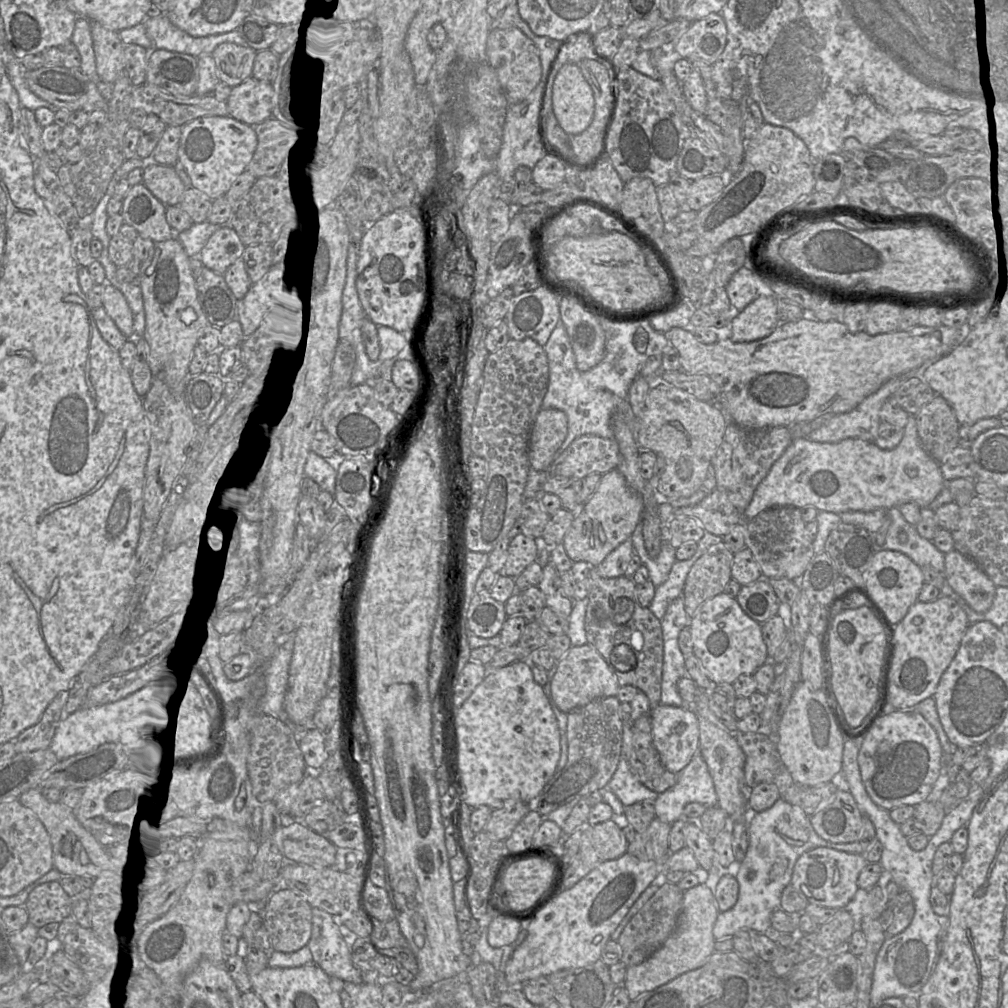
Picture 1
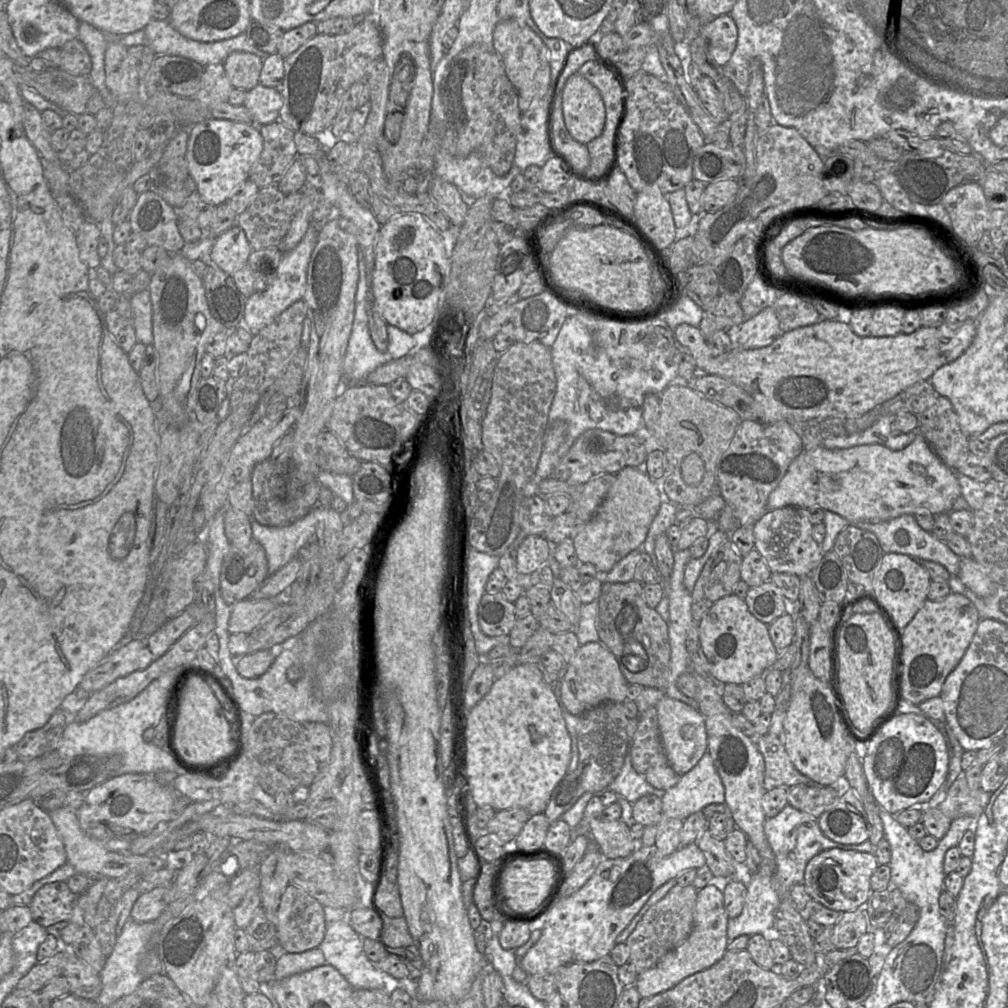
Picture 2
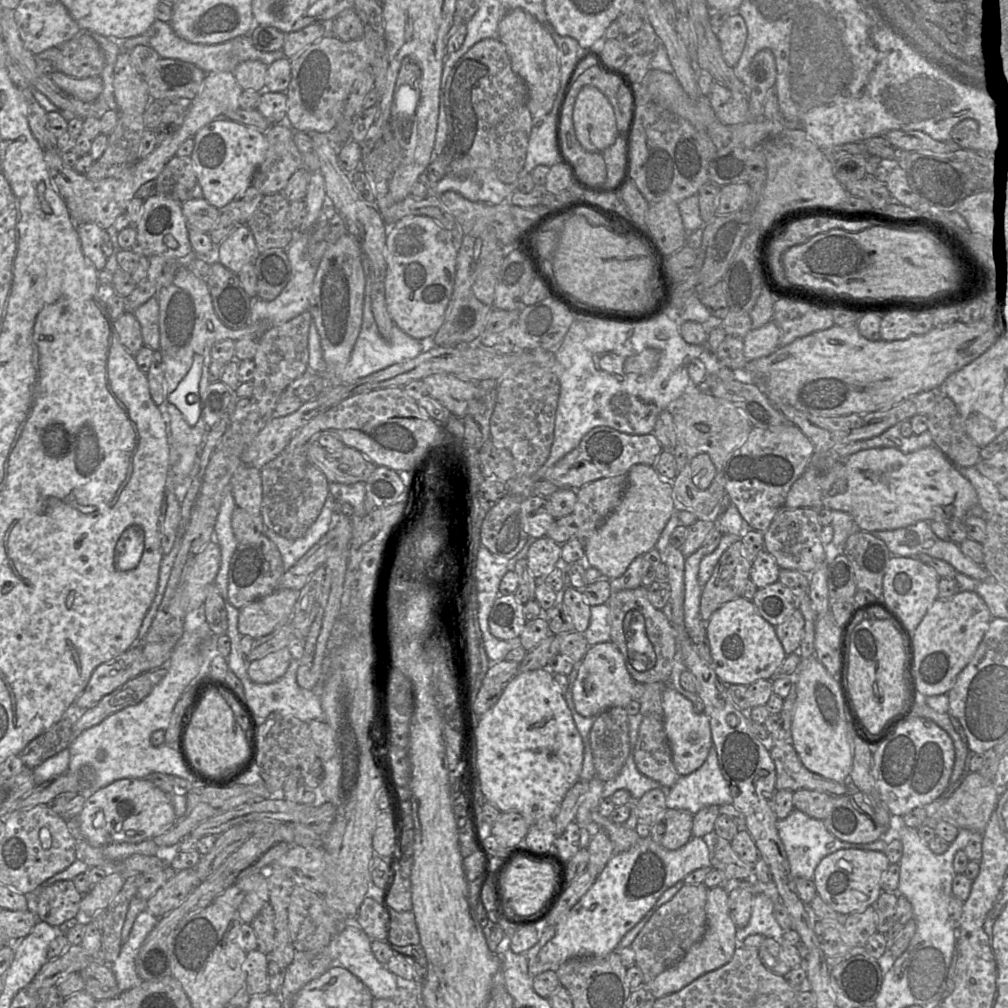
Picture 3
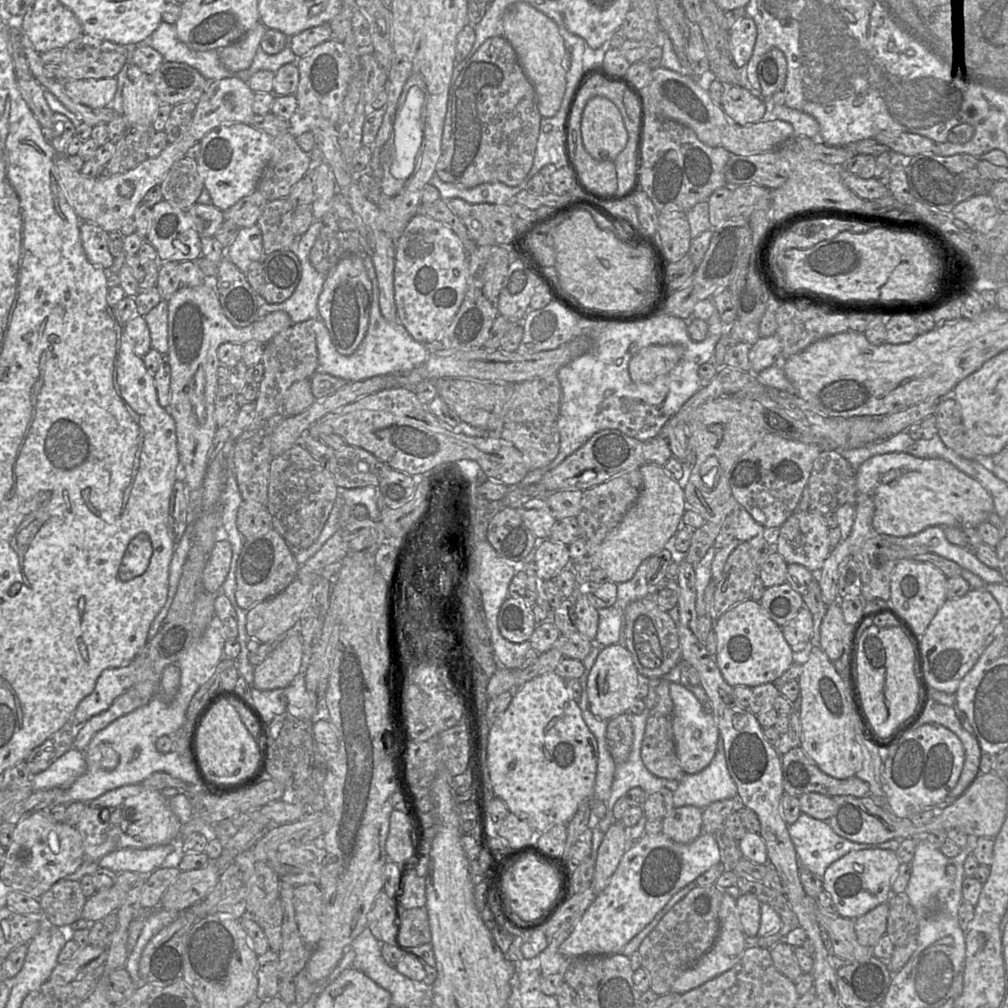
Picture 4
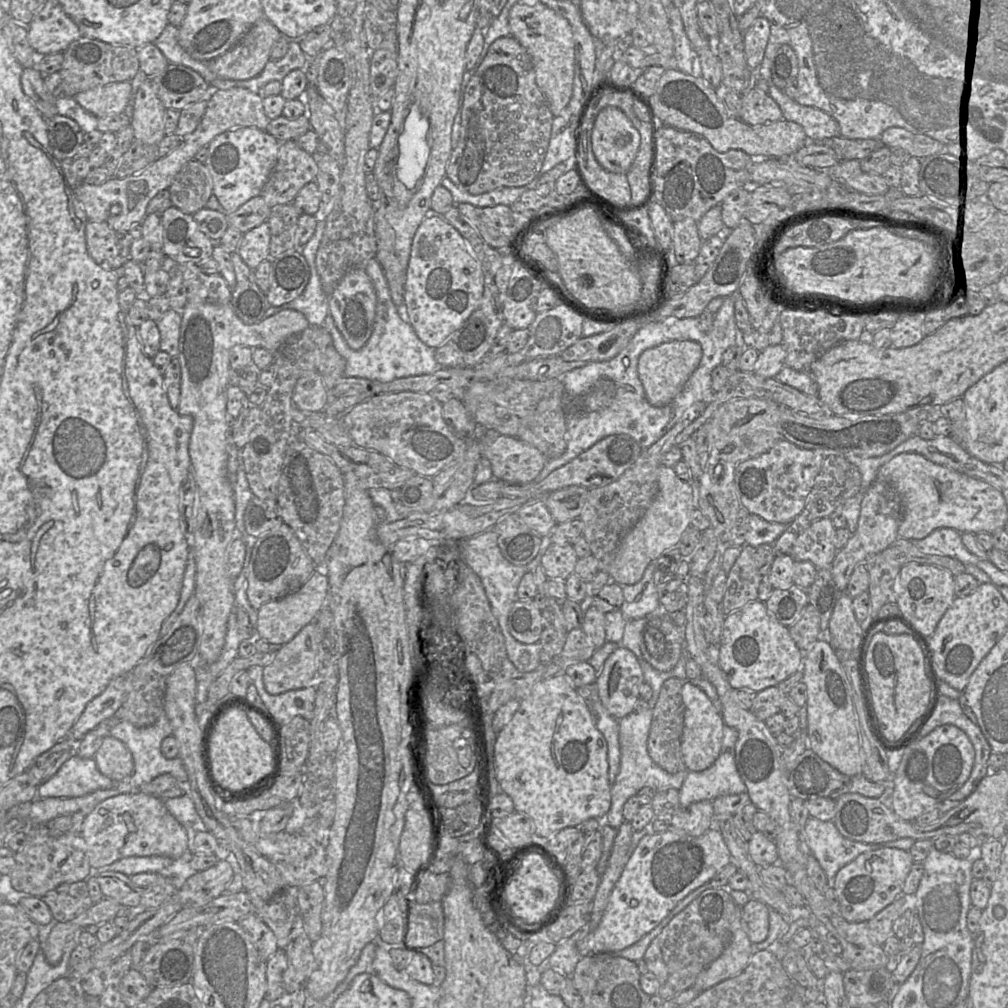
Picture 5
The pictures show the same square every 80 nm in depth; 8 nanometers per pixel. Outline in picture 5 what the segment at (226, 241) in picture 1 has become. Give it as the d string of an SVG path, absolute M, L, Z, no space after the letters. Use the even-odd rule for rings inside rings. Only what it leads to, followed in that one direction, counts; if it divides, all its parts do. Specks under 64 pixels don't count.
M267 222L243 233L238 253L243 261L251 268L255 269L261 262L269 257L270 229Z

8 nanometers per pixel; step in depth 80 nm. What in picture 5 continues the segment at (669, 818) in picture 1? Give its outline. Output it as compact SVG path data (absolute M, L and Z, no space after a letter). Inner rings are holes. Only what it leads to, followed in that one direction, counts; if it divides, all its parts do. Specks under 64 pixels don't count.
M725 726L722 749L714 764L706 770L687 773L679 789L681 807L700 801L713 801L724 795L746 792L736 764L737 738L736 730Z

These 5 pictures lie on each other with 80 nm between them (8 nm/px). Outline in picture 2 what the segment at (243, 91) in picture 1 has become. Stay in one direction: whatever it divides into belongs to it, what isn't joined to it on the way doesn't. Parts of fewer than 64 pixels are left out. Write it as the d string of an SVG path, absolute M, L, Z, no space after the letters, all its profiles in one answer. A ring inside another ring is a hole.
M261 84L247 91L243 104L251 113L257 126L278 121L282 105L283 98L279 91Z

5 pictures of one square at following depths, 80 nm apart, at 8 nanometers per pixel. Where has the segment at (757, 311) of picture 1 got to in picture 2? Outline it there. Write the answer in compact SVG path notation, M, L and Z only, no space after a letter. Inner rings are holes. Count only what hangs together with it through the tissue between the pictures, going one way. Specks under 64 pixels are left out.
M767 306L737 328L737 346L756 349L770 345L780 334L780 323L774 307Z

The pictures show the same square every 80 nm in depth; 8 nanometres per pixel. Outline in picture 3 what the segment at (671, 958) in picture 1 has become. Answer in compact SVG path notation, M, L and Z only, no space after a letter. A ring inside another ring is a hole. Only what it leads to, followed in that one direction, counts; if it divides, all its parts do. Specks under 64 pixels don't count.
M713 887L708 890L706 901L707 929L702 939L694 944L687 954L675 965L656 976L647 985L651 998L661 997L676 993L699 977L715 971L727 964L739 946L736 939L738 927L734 923L728 905L728 893L722 887Z

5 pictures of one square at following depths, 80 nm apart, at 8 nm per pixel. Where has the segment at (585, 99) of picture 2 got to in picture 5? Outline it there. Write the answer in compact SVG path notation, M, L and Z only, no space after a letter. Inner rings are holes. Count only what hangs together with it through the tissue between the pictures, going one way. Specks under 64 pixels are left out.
M608 106L597 114L591 130L590 142L596 160L604 169L613 173L627 173L638 153L641 137L623 111Z

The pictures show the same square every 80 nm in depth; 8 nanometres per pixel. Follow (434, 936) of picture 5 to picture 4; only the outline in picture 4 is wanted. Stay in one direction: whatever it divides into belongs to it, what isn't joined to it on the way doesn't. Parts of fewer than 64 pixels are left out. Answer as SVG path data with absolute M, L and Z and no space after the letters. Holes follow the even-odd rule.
M398 905L399 930L397 942L402 947L417 947L431 943L431 931L424 907L404 909Z

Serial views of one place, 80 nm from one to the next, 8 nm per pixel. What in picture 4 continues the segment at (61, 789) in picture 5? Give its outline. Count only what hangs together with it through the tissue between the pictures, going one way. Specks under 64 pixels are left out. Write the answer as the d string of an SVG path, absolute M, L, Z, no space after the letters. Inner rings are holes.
M72 747L47 769L31 777L33 791L61 788L66 789L87 769L83 752Z

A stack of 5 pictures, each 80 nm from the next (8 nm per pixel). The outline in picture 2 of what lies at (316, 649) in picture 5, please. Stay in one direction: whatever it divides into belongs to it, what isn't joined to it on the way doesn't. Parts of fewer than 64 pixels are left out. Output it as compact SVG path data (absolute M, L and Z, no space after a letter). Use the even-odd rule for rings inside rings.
M293 637L269 650L249 652L236 660L239 674L245 678L258 678L262 676L273 664L276 657L286 649L292 649L298 637Z

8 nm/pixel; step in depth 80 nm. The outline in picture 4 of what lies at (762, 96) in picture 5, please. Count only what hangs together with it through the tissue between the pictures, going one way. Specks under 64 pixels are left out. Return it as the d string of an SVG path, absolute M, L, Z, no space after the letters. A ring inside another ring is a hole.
M725 86L721 107L729 118L740 125L758 122L767 112L764 100L741 86Z

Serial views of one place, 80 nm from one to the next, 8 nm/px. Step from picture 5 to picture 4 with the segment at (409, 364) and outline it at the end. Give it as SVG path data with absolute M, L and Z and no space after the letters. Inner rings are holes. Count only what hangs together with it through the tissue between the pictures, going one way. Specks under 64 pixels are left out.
M359 253L356 255L362 257L367 275L372 283L372 298L367 332L364 339L353 354L342 355L336 350L335 346L333 345L329 336L329 332L323 320L321 318L313 319L314 321L312 327L316 335L316 346L318 352L317 371L342 378L347 382L364 380L374 376L388 376L394 374L408 373L412 369L422 364L428 358L431 352L423 343L415 340L400 322L389 322L384 318L380 310L378 277L376 275L373 261L371 260L371 257L369 257L366 253Z

